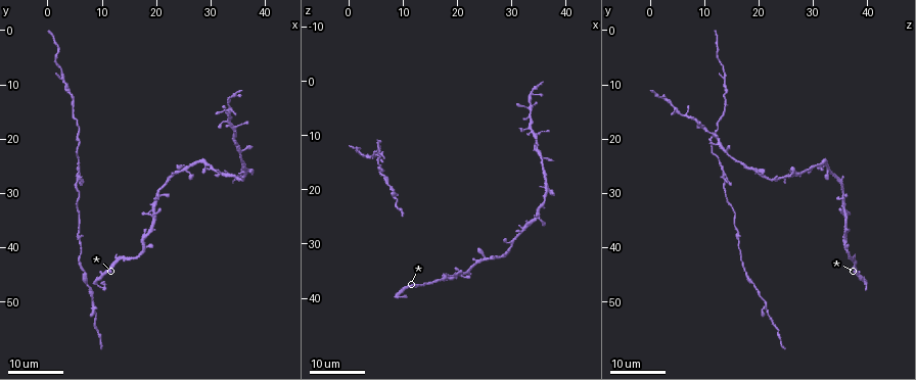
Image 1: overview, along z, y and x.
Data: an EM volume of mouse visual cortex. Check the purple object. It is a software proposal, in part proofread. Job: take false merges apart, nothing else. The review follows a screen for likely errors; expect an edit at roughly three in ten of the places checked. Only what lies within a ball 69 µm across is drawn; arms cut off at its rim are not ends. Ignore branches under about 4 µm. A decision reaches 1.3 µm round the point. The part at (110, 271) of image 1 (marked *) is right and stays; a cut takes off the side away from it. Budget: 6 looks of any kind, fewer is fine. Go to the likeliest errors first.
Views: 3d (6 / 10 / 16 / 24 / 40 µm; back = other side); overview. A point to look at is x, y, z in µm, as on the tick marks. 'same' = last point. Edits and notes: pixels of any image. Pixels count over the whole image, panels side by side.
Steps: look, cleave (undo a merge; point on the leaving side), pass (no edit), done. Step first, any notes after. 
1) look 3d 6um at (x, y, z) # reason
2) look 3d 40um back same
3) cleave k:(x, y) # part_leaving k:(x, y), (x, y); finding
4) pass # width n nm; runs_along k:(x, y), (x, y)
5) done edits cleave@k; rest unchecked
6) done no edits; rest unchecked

look 3d 16um at (8.5, 50.0, 21.5) # three arms meet

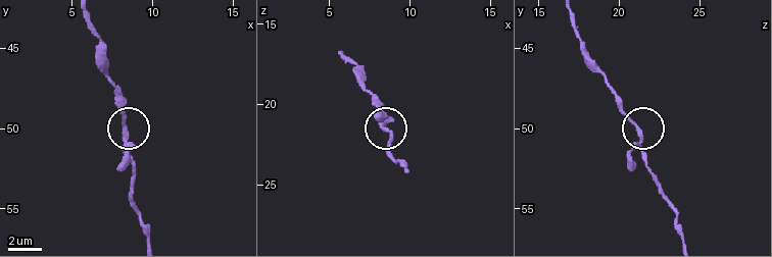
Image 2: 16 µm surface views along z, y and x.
look 3d 10um at (8.3, 50.3, 21.2)

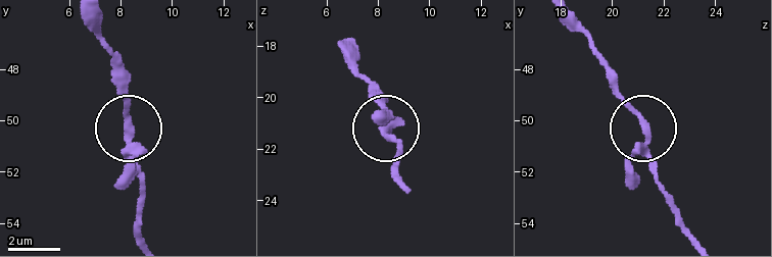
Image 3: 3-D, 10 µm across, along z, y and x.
pass # one neuron here

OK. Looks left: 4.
look 3d 16um at (35.5, 22.0, 13.5) # three arms meet

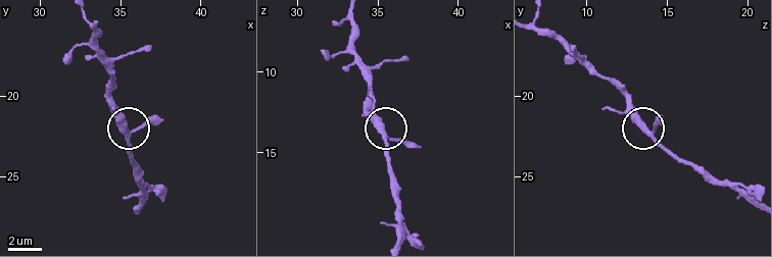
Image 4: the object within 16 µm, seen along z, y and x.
look 3d 6um at (35.5, 22.2, 13.9)

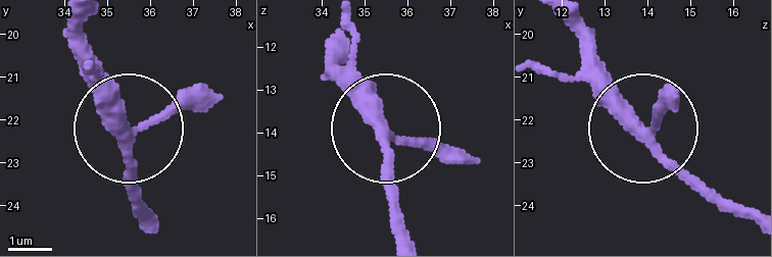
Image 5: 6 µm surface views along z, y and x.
look 3d 6um back at (35.45, 22.30, 13.90) # other side

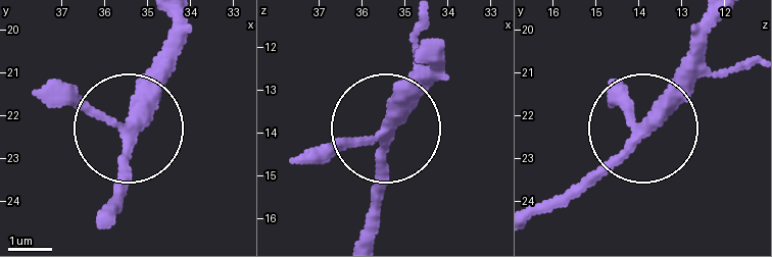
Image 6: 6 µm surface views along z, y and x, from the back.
pass # runs_along 6:(536, 213), (591, 187), (719, 70); all the same neuron

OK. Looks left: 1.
done no edits; rest unchecked

